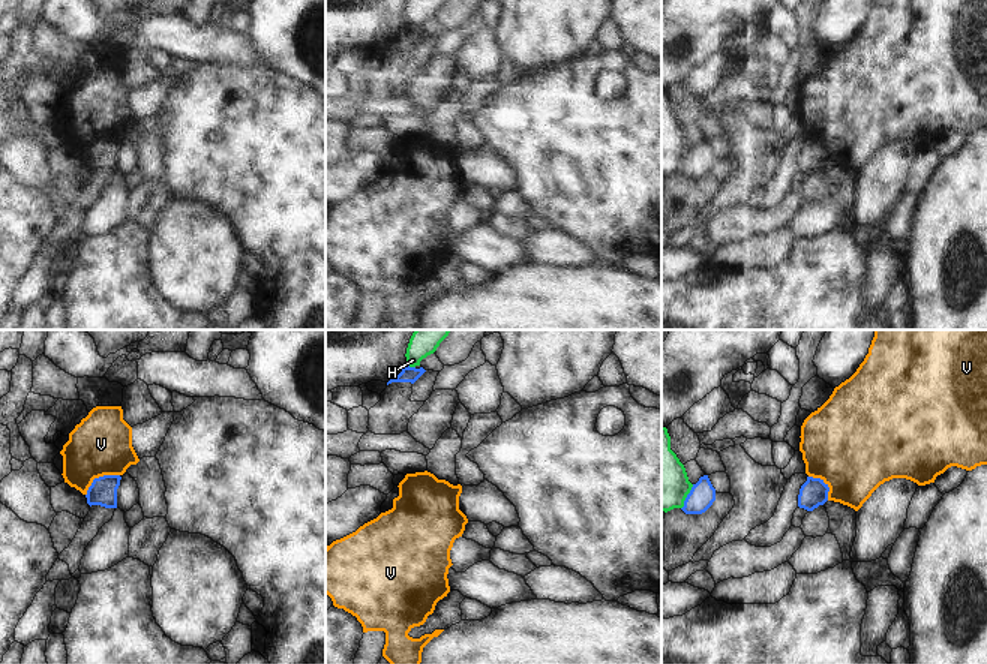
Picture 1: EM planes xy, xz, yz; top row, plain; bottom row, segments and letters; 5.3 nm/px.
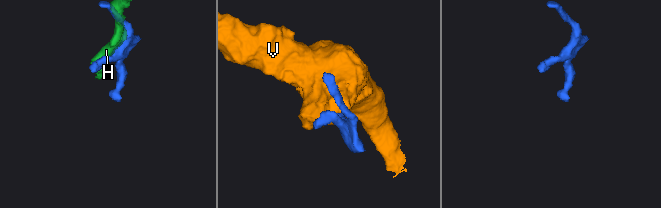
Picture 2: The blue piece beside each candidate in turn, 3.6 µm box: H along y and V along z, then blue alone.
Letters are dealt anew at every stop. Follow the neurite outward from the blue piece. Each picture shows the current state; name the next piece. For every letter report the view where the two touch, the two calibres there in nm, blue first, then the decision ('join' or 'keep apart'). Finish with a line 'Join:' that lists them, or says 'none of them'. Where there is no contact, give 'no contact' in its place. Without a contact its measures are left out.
H: contact in yz; calibres 140 and 280 nm; keep apart
V: contact in xy; calibres 150 and 320 nm; keep apart
Join: none of them

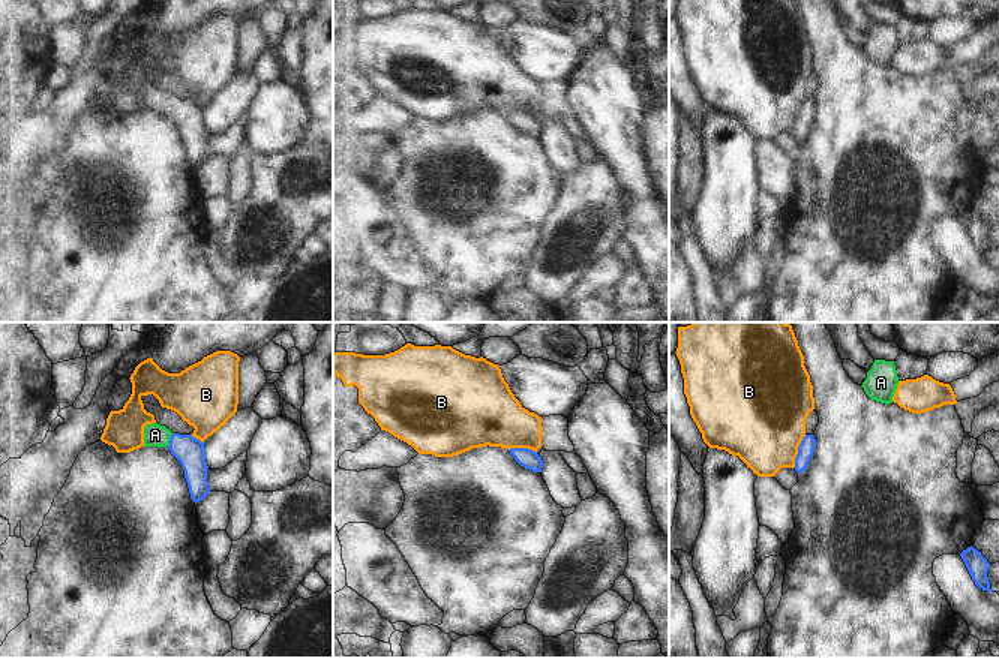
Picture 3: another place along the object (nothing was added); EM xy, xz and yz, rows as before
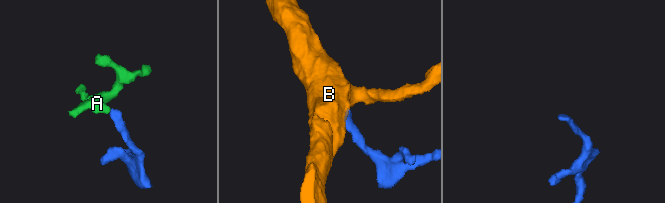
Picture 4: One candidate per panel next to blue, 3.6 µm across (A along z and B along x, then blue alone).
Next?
A: contact in xy; calibres 160 and 130 nm; join
B: contact in yz; calibres 90 and 460 nm; keep apart
Join: A

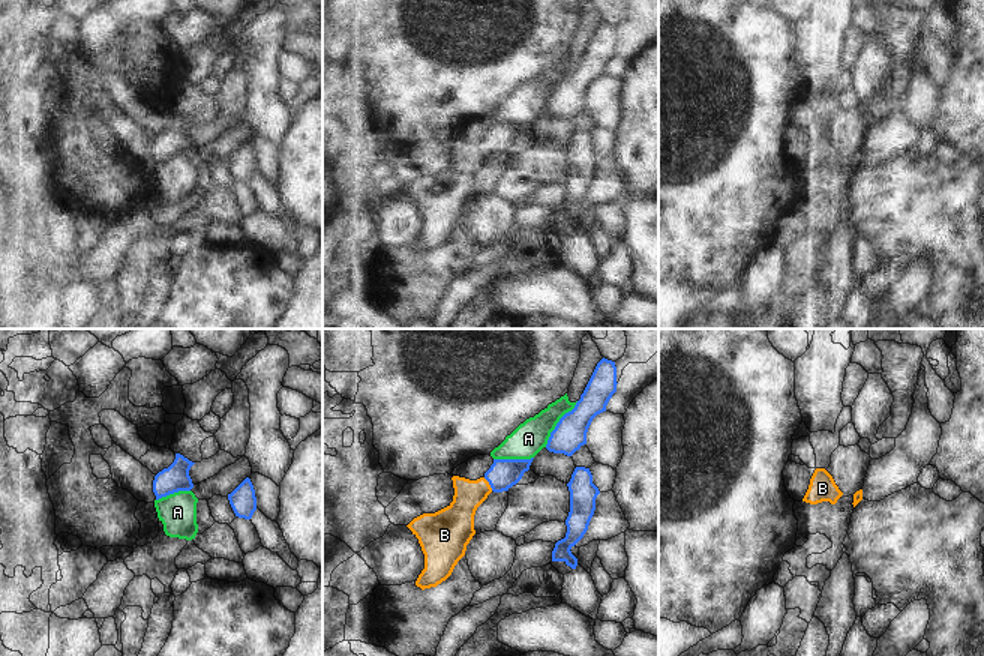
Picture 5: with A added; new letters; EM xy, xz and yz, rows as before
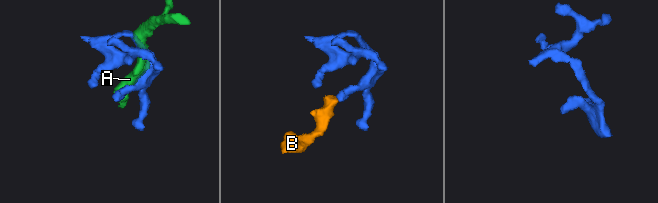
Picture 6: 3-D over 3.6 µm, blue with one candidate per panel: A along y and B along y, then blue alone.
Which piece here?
A: contact in xz; calibres 180 and 180 nm; keep apart
B: contact in xz; calibres 160 and 170 nm; join
Join: B

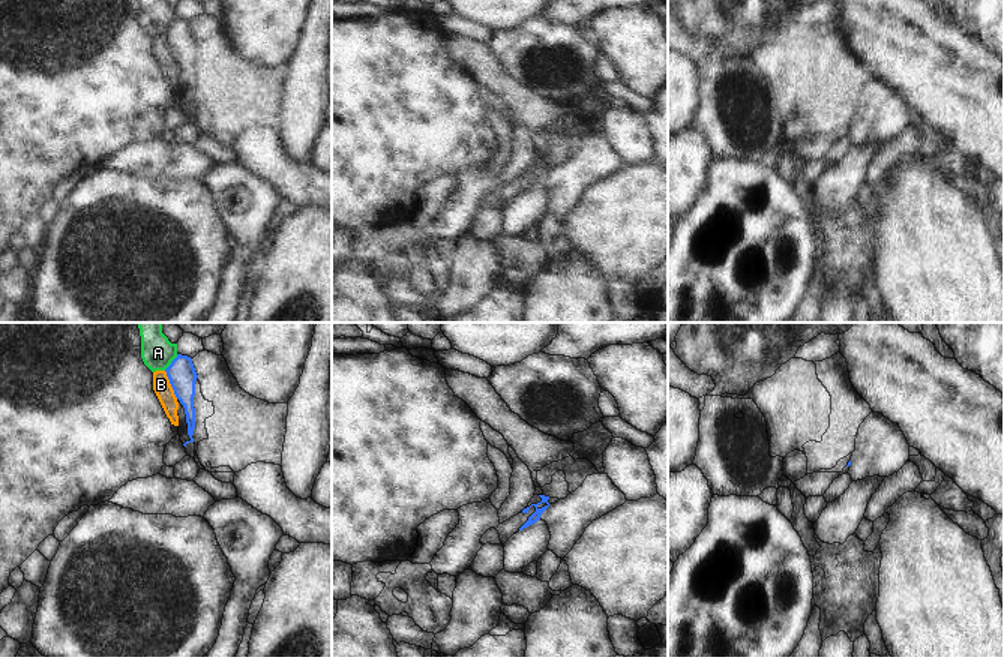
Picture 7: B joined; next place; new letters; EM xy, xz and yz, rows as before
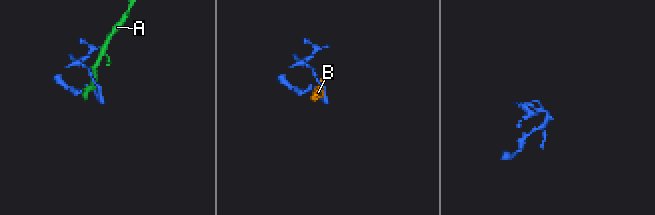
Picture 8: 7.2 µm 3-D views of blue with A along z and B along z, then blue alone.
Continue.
A: contact in xy; calibres 150 and 180 nm; keep apart
B: contact in xy; calibres 150 and 100 nm; keep apart
Join: none of them

